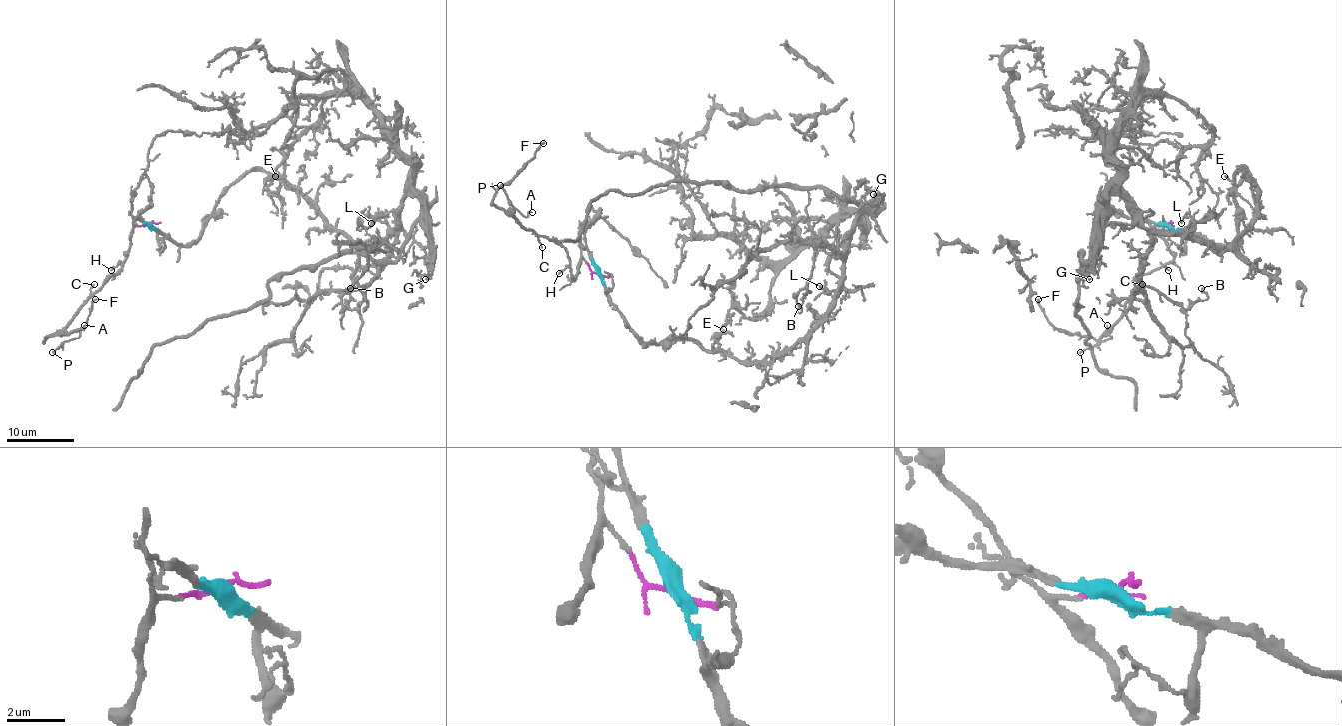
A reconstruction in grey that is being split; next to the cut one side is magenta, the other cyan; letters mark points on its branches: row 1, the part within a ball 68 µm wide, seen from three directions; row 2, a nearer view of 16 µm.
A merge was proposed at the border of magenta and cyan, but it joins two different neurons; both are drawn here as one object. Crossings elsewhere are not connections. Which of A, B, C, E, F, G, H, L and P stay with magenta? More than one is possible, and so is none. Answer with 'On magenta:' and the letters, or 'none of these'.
On magenta: A, C, F, H, P

